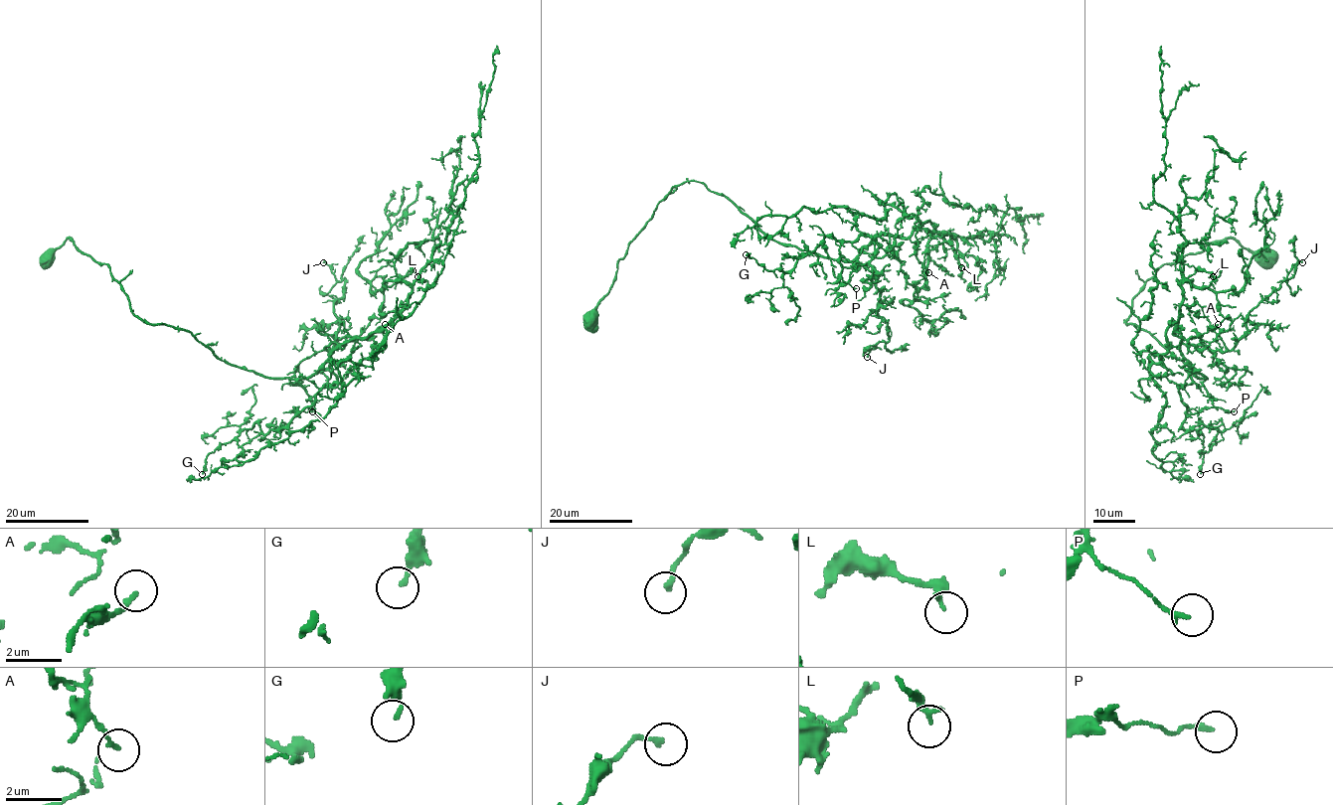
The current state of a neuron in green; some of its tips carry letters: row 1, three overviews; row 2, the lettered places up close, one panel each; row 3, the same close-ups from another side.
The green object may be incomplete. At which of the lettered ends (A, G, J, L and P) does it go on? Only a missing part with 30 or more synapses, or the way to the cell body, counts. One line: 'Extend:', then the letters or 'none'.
Extend: none

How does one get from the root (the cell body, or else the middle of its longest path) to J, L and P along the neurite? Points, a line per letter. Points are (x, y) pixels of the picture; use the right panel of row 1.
J: (1264, 258), (1227, 238), (1164, 263), (1126, 324), (1206, 379), (1180, 345), (1230, 351), (1302, 262)
L: (1264, 258), (1211, 242), (1133, 299), (1126, 324), (1204, 379), (1175, 332), (1178, 282), (1213, 276)
P: (1264, 258), (1232, 238), (1211, 242), (1164, 263), (1126, 320), (1206, 379), (1186, 363), (1188, 413), (1234, 411)

